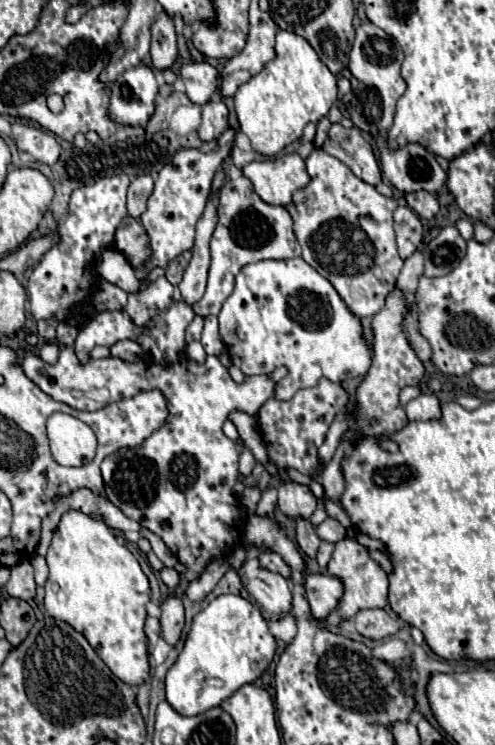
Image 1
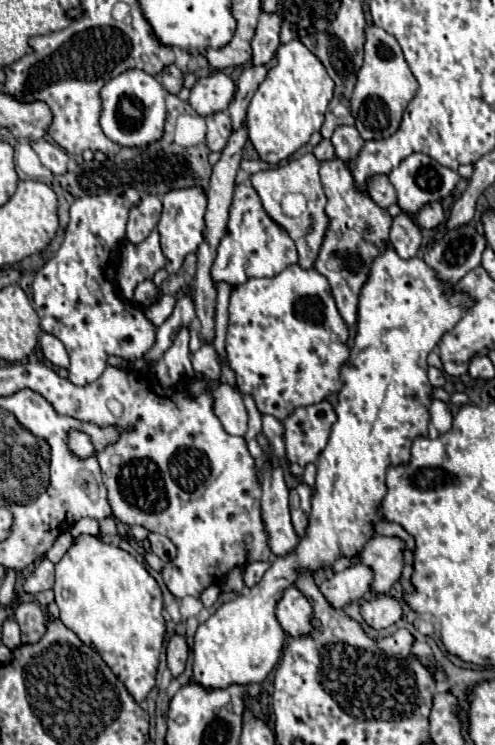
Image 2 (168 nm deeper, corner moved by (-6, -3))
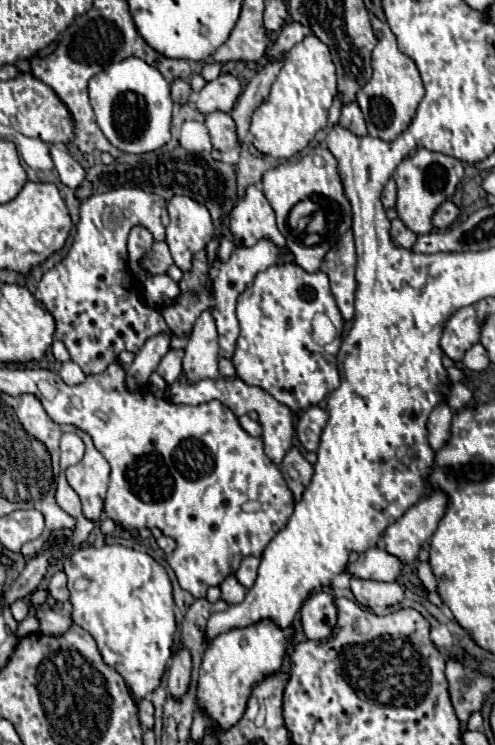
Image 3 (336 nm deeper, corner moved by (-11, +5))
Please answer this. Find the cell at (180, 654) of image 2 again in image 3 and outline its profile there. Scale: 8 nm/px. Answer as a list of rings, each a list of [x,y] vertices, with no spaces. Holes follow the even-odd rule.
[[[179,650],[175,652],[171,670],[169,670],[169,678],[167,678],[167,688],[171,698],[181,700],[189,688],[191,682],[191,654],[189,650]]]

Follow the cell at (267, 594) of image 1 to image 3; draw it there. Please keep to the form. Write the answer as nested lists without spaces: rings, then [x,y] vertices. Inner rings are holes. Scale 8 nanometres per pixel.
[[[329,592],[311,594],[301,608],[301,624],[311,640],[323,640],[331,636],[335,628],[337,612],[335,612],[335,596]]]

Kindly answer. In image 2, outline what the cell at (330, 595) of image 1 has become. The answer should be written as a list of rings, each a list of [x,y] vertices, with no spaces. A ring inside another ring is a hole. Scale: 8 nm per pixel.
[[[356,564],[324,580],[320,584],[320,592],[326,596],[332,608],[342,610],[346,604],[360,602],[370,590],[370,582],[372,582],[372,570],[362,564]]]

